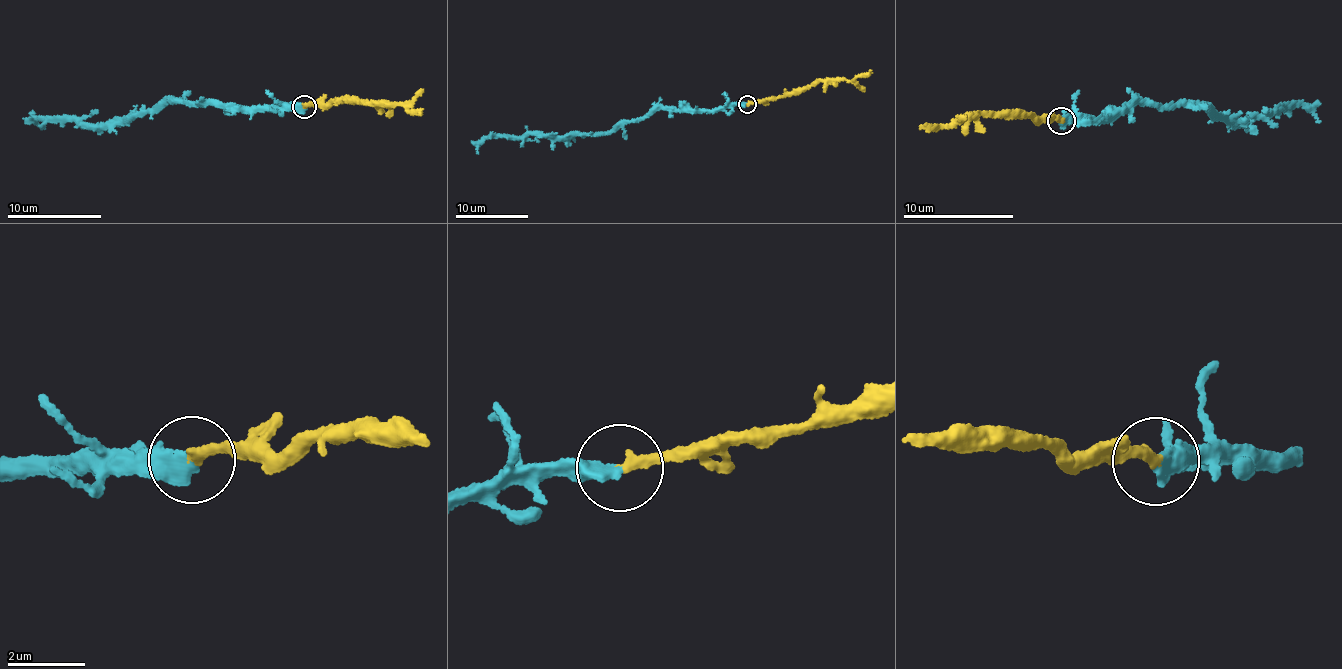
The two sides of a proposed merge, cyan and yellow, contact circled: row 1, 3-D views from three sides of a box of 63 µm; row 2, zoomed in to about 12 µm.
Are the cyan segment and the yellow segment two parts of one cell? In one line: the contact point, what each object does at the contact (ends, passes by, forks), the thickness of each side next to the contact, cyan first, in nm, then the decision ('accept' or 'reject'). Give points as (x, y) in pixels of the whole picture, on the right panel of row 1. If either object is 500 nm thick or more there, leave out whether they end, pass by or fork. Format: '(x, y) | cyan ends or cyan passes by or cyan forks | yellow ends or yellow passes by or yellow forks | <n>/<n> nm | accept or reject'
(1061, 120) | cyan ends | yellow ends | 400/280 nm | accept

